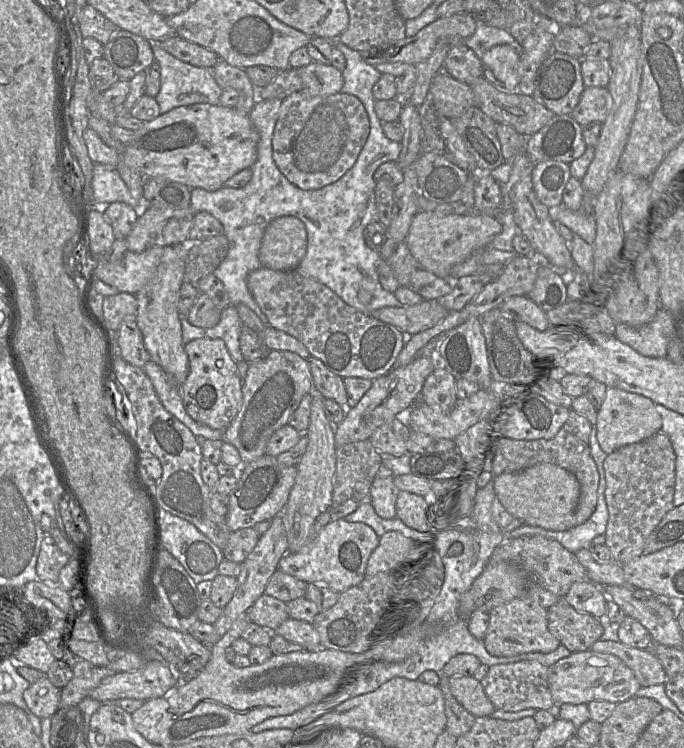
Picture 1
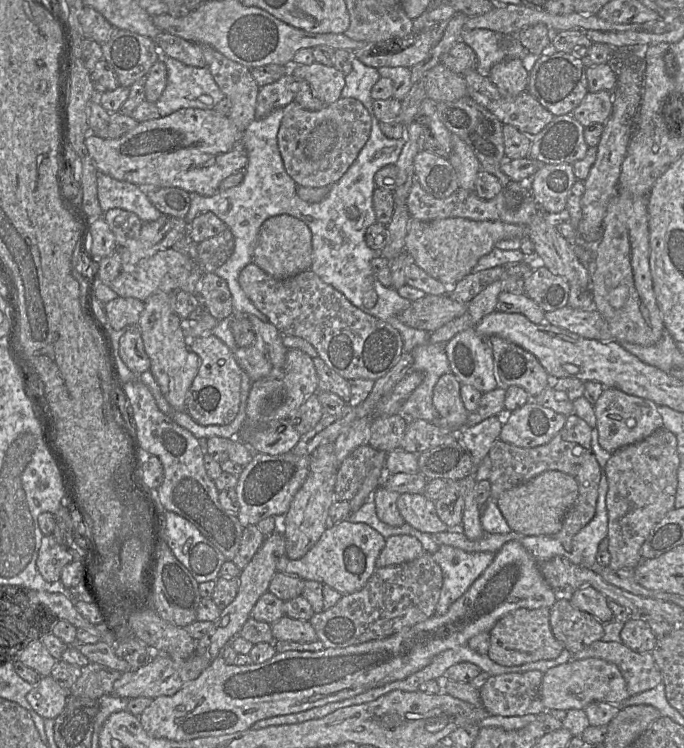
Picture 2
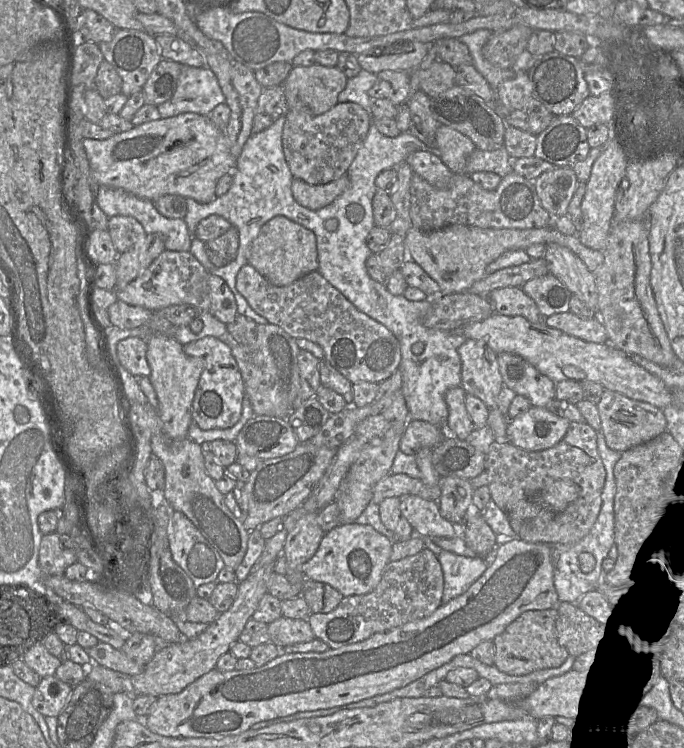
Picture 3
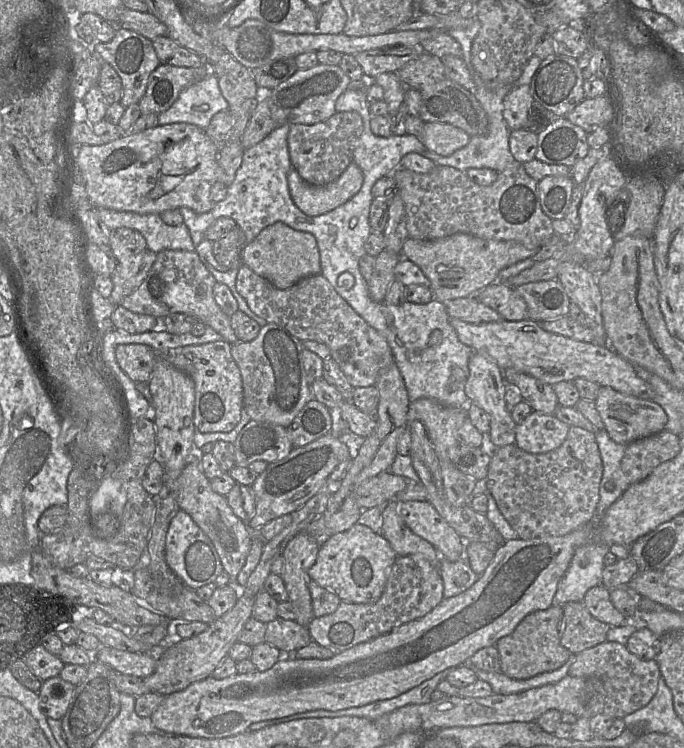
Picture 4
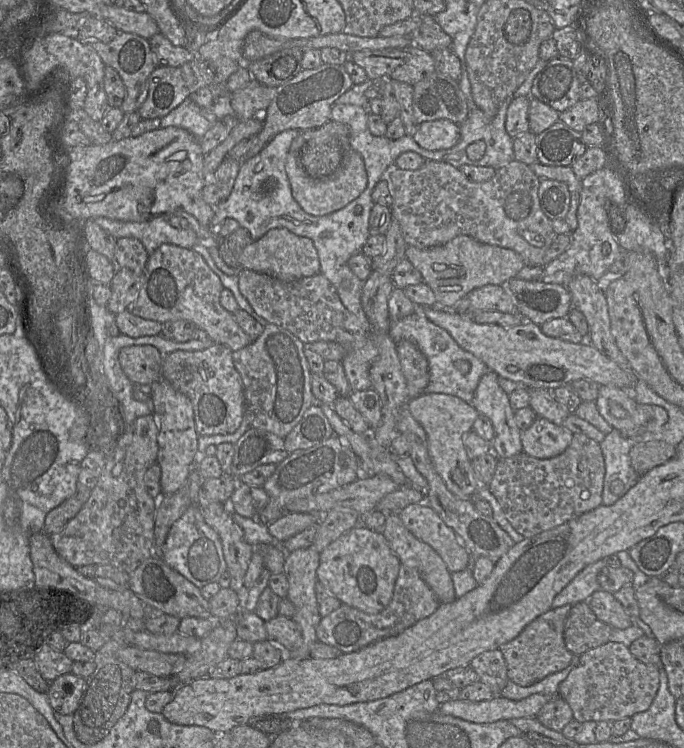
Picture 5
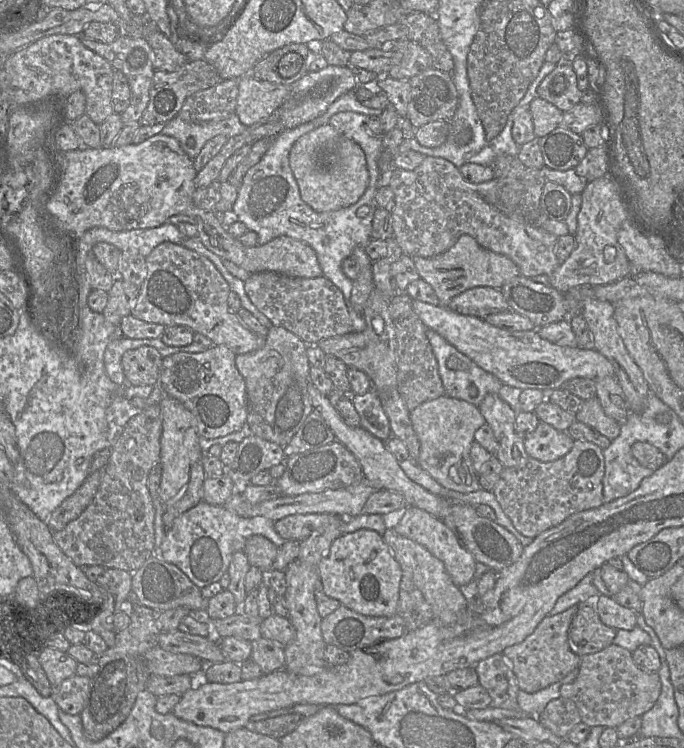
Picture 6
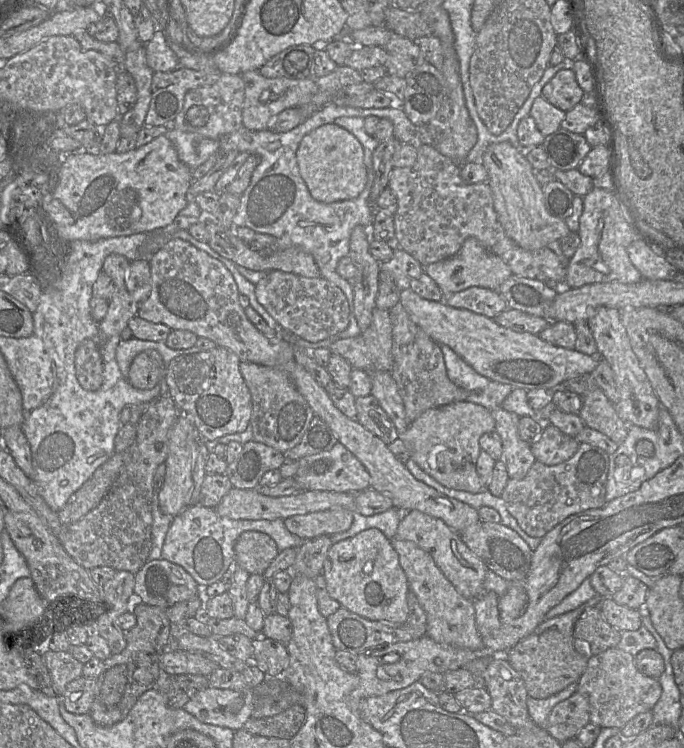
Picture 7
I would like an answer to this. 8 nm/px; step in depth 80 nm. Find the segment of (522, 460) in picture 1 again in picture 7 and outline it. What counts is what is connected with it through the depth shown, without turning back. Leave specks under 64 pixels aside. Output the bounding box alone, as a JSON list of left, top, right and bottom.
[501,443,609,539]

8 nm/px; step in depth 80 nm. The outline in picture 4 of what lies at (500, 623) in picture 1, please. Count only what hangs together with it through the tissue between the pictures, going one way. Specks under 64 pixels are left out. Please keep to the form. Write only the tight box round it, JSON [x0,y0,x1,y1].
[496,605,571,679]

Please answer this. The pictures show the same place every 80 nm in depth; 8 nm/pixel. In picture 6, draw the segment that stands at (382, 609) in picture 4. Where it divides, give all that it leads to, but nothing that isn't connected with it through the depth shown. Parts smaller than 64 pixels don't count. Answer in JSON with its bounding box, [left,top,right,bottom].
[321,574,433,653]

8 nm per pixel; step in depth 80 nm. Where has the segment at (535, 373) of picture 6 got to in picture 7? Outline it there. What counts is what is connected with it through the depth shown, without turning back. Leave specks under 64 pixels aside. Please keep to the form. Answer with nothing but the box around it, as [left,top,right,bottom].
[400,289,600,391]

